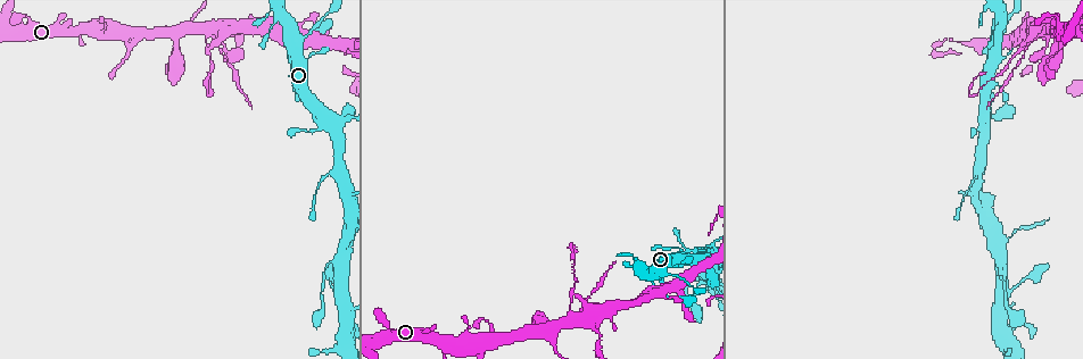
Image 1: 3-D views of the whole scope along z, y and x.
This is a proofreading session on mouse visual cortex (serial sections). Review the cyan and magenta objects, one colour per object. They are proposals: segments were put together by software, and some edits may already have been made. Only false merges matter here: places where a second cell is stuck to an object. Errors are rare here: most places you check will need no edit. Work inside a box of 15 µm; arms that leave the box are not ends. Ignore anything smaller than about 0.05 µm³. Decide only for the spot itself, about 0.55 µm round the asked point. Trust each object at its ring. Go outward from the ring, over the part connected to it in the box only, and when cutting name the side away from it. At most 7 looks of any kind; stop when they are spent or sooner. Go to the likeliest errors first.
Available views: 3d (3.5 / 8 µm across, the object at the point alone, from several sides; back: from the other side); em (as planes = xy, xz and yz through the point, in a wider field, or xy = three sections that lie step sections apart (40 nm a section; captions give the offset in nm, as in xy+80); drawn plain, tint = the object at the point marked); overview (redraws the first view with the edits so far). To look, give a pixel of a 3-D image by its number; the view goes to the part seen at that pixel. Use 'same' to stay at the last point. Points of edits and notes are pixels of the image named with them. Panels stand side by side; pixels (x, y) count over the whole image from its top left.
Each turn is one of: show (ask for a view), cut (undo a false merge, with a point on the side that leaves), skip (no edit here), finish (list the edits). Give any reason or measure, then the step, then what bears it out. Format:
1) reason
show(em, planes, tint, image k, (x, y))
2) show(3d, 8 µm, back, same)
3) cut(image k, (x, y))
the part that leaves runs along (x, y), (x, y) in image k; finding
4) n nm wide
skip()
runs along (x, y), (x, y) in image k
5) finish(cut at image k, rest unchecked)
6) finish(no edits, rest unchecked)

thin arm on a thick one
show(3d, 8 µm, back, image 1, (217, 42))

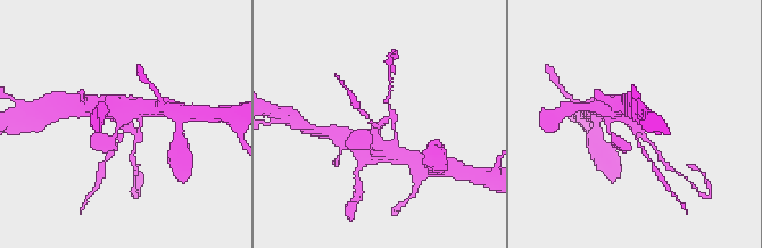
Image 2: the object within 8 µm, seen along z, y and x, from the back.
show(3d, 3.5 µm, image 2, (384, 122))

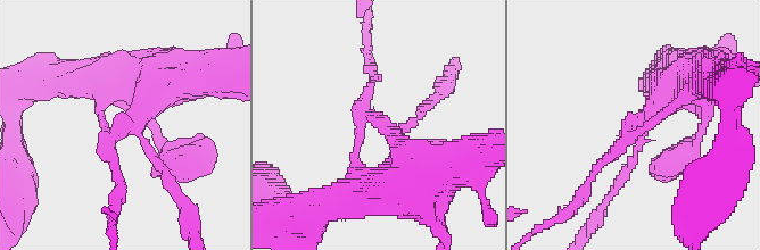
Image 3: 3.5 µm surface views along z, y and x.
3 arms; arms of 150, 150, 500 nm
show(em, xy, step 1, tint, image 3, (634, 128))

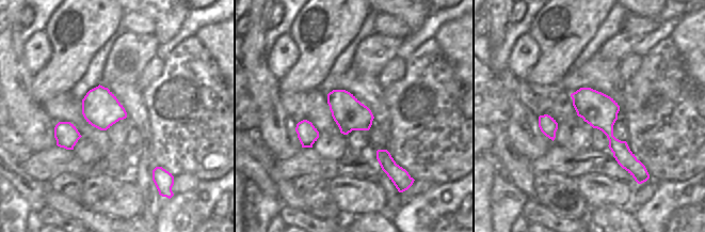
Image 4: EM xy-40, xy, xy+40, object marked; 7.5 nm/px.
240 nm wide
cut(image 3, (620, 148))
the part that leaves runs along (641, 123), (628, 126), (579, 200) in image 3; two cells meet here

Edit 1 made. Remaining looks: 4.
see it whole again
show(overview)

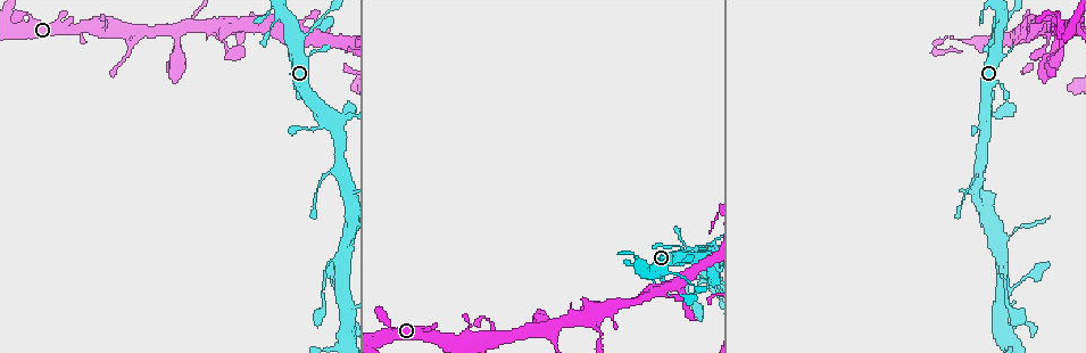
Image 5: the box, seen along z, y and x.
two arms in line, one across
show(3d, 3.5 µm, image 5, (656, 268))

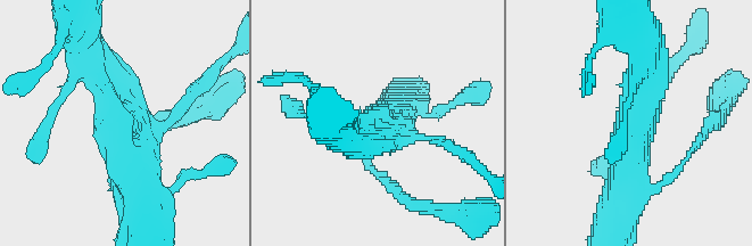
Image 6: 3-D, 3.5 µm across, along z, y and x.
3 arms; arms of 150, 450, 450 nm; now the EM
show(em, xy, step 1, plain, image 6, (381, 127))

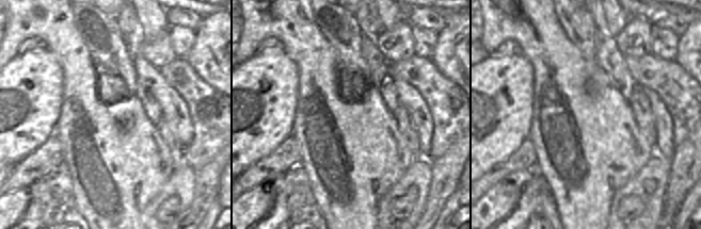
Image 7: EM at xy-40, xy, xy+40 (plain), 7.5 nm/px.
show(em, xy, step 1, tint, same)

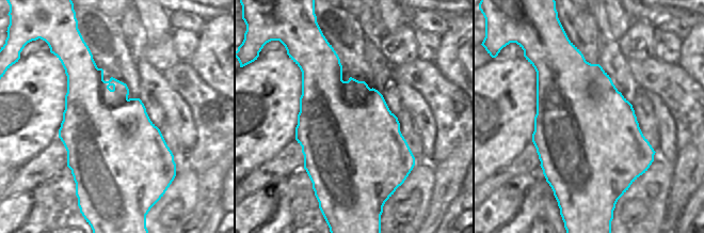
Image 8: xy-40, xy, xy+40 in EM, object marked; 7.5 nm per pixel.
skip()
runs along (143, 211), (98, 74) in image 6; continuous, no second cell

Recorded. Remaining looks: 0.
finish(cut at image 3, rest unchecked)

